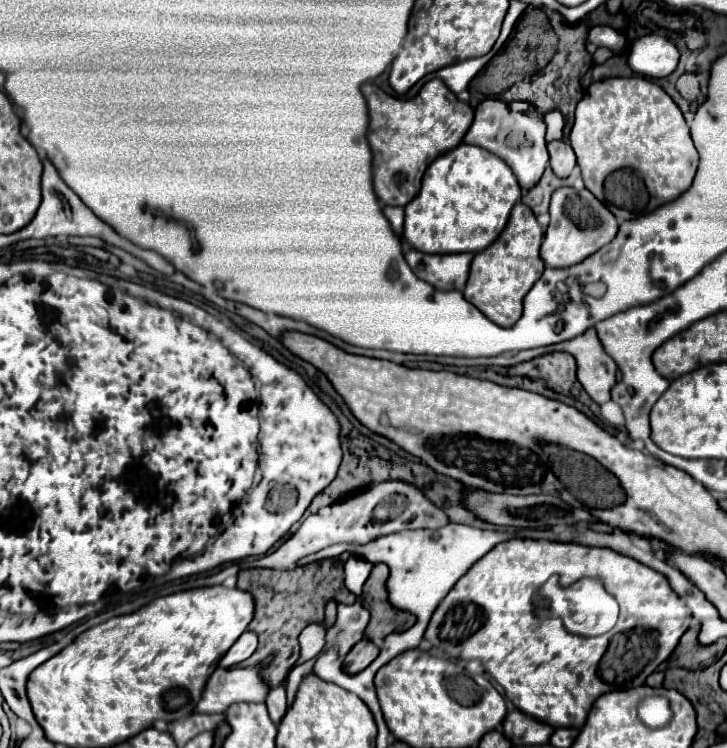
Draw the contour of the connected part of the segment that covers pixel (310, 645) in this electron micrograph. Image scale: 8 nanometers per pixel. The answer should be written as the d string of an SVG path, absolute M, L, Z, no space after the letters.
M321 623L315 625L307 625L303 629L303 633L299 635L299 647L301 647L301 657L297 661L295 667L303 665L305 661L311 661L313 657L319 655L319 651L325 645L325 627Z

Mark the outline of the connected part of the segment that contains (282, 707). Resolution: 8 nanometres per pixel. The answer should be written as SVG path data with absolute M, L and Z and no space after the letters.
M283 681L281 685L277 685L275 689L269 691L267 695L267 709L269 709L269 717L275 721L275 725L281 721L281 717L287 711L287 681Z

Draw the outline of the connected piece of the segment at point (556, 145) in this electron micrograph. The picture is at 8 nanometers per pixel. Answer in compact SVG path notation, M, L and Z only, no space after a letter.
M549 141L547 151L549 151L549 165L553 173L557 173L557 177L561 179L569 177L575 167L575 153L569 141Z

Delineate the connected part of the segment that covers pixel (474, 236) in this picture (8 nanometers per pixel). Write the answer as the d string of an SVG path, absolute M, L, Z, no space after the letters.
M461 143L439 155L423 177L419 195L405 207L405 239L423 253L477 253L505 229L521 187L511 167L483 147Z

